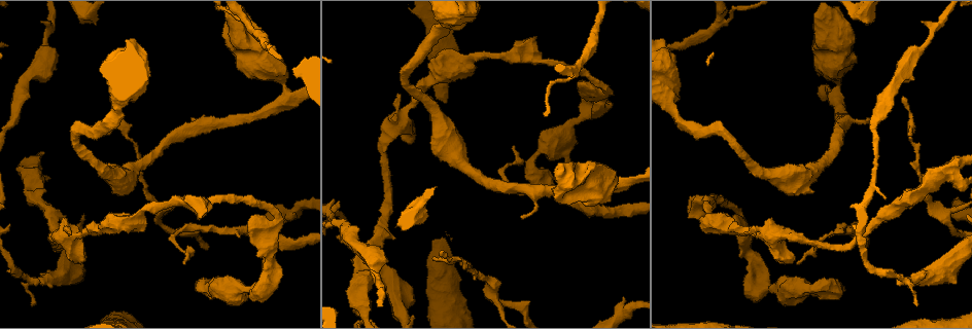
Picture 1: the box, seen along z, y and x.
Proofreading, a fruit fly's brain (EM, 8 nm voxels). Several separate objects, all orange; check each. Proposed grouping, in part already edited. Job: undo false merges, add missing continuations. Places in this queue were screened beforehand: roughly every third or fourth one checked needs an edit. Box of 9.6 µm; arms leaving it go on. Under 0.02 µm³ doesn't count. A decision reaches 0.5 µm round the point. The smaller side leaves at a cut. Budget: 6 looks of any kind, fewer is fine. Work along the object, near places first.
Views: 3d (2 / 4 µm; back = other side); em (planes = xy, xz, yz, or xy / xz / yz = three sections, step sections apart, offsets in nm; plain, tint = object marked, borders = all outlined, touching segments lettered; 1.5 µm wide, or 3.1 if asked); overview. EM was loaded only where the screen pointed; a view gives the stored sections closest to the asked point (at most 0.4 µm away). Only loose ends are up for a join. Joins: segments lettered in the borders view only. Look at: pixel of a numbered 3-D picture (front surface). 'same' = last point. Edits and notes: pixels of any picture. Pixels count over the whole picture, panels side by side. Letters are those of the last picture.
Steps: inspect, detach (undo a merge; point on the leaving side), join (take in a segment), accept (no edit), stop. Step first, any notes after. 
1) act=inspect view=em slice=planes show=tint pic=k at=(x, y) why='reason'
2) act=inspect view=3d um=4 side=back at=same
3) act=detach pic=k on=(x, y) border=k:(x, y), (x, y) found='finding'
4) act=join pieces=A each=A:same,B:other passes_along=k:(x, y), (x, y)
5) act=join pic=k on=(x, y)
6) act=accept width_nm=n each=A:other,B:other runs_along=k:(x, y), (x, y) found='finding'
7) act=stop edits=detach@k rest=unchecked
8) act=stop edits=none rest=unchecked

act=inspect view=3d um=2 pic=1 at=(246, 22) why='branch point'

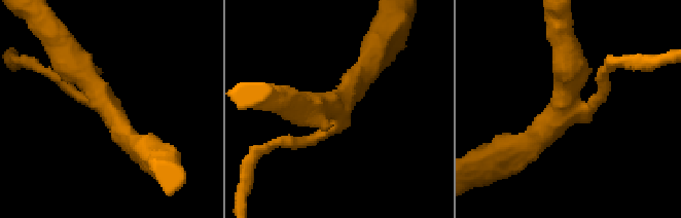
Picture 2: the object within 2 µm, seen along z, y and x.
act=inspect view=em slice=planes show=plain pic=2 at=(105, 107)

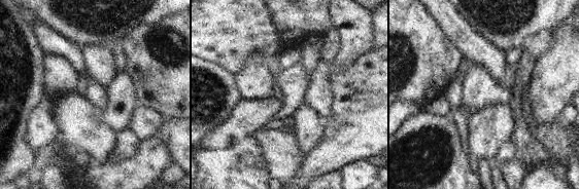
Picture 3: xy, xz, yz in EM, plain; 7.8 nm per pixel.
act=inspect view=em slice=planes show=borders at=same why='what lies round it'

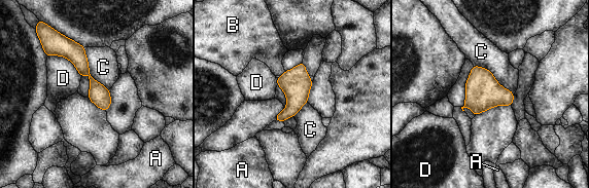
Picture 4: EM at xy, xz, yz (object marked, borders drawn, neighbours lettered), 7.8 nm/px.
act=accept width_nm=160 each=A:other,B:other,C:other,D:other runs_along=4:(59, 43), (81, 64), (105, 107) found='all the same neuron'

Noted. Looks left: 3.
act=inspect view=3d um=2 pic=1 at=(239, 237) why='an open end'

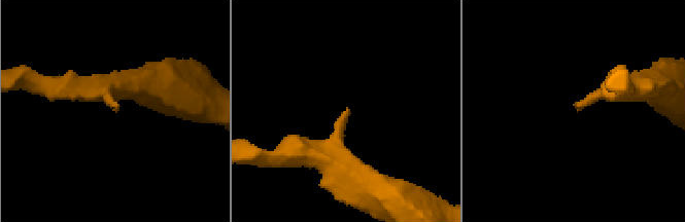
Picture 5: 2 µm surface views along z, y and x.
act=inspect view=em slice=planes show=borders pic=5 at=(117, 104) why='now the EM'

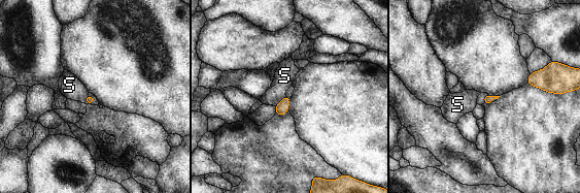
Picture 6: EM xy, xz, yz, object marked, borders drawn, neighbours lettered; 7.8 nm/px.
act=accept each=S:other border=6:(285, 95), (275, 105) found='no lettered segment goes on from it'

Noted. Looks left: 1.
act=stop edits=none rest=unchecked

